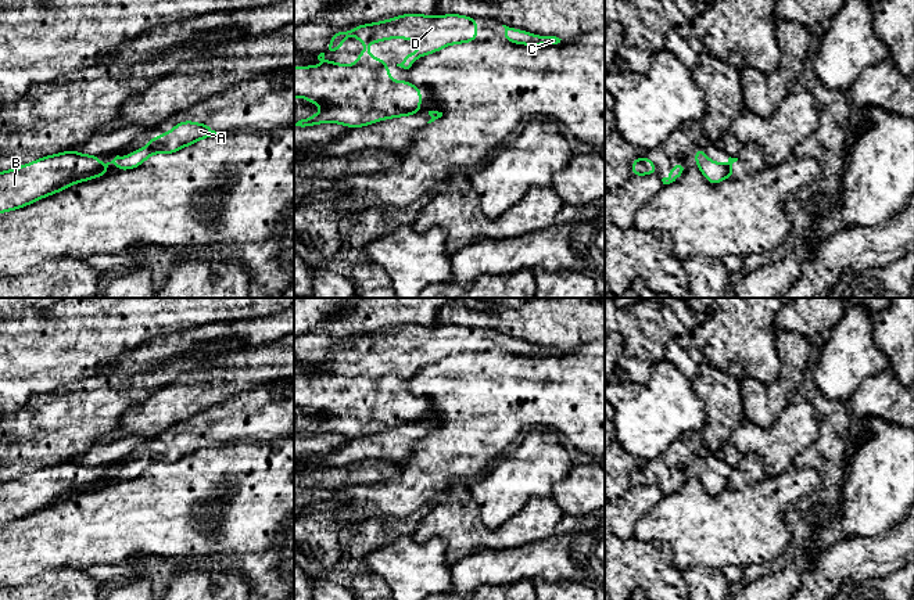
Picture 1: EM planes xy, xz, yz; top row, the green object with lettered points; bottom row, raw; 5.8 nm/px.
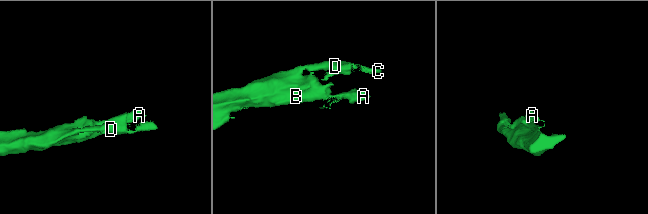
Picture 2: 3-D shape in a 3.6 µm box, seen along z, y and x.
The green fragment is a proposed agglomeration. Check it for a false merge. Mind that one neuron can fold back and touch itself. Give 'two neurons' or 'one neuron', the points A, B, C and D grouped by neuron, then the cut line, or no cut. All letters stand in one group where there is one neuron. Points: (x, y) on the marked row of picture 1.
two neurons; groups A / B C D; cut xy (100, 166), (93, 176)

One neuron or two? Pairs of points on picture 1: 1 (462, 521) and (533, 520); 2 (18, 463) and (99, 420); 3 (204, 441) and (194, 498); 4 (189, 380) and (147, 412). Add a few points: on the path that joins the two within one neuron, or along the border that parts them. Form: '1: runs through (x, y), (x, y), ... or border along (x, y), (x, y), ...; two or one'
1: runs through (480, 536), (506, 536), (515, 532); one
2: runs through (38, 444), (54, 427), (79, 420); one
3: border along (194, 452), (192, 455); two
4: runs through (187, 394), (171, 410), (161, 412); one

